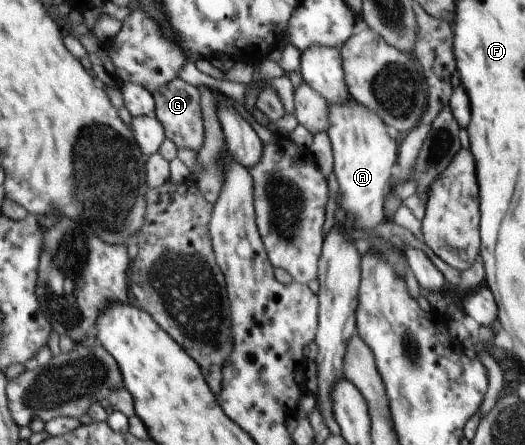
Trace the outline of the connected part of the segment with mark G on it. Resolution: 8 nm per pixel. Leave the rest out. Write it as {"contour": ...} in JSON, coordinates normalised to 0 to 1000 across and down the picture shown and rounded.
{"contour":[[[333,173],[293,200],[286,211],[293,222],[291,258],[312,290],[312,308],[324,312],[335,333],[360,333],[375,342],[383,330],[389,301],[377,200]]]}

